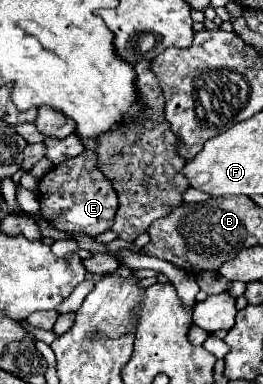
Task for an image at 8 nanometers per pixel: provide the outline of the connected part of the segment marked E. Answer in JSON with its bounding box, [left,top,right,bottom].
[38,149,118,237]

